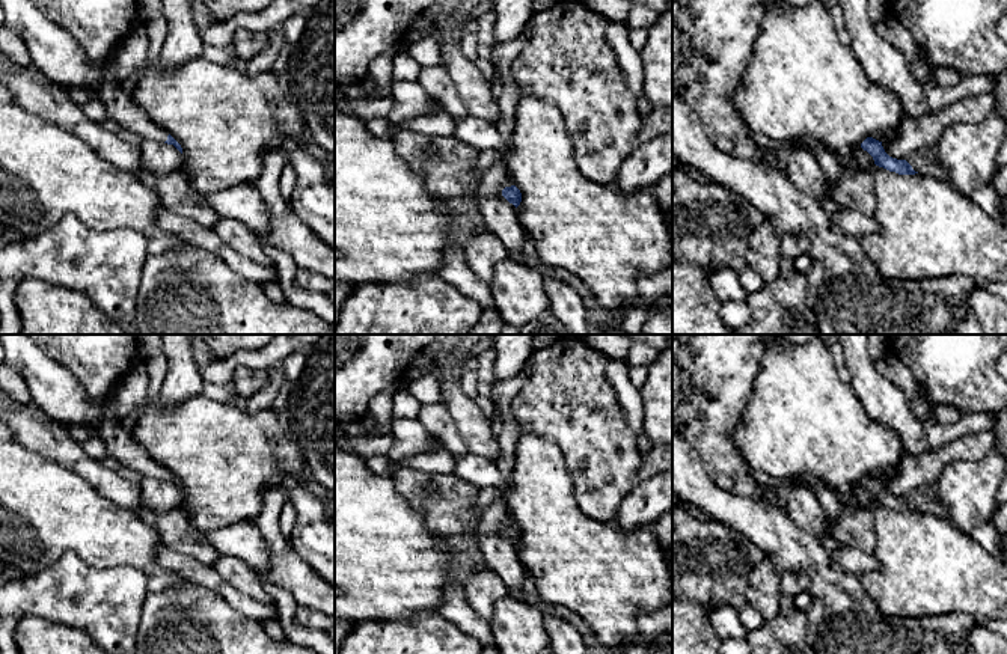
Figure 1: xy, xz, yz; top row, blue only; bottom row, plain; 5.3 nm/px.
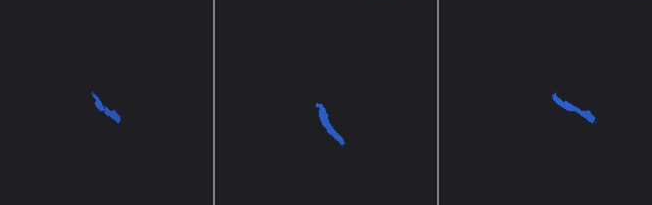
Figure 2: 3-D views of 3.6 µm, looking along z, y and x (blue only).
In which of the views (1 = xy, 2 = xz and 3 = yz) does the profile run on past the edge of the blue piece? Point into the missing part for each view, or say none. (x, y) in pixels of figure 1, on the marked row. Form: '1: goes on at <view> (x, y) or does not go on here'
1: goes on at xy (121, 107)
2: does not go on here
3: does not go on here

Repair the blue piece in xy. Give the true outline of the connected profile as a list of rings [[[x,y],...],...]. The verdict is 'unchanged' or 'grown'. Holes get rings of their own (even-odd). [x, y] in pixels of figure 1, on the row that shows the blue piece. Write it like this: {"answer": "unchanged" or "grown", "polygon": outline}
{"answer": "grown", "polygon": [[[115,51],[103,60],[103,86],[96,93],[107,110],[107,118],[121,127],[137,133],[143,140],[158,140],[173,145],[181,154],[181,145],[164,130],[157,127],[131,98],[127,83],[115,80]]]}

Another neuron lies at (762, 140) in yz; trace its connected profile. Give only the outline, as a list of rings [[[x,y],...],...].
[[[751,133],[751,139],[763,149],[773,151],[775,154],[785,154],[790,148],[788,142],[776,142],[761,133]]]

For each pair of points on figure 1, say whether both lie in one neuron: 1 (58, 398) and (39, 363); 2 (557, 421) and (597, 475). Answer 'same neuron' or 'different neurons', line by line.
1: same neuron
2: same neuron

